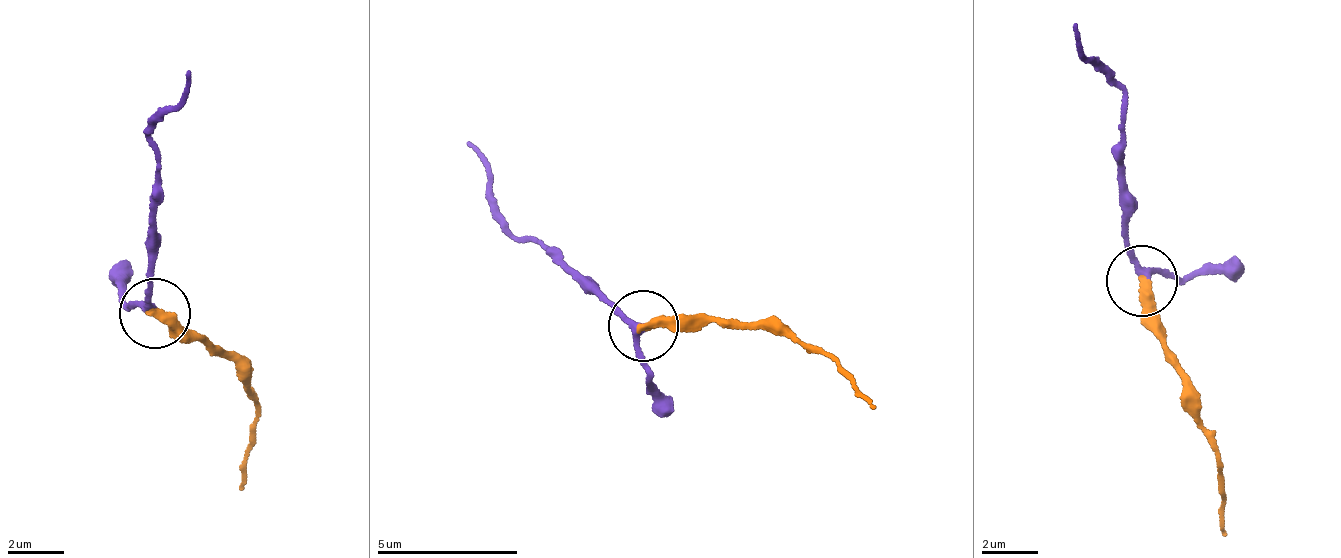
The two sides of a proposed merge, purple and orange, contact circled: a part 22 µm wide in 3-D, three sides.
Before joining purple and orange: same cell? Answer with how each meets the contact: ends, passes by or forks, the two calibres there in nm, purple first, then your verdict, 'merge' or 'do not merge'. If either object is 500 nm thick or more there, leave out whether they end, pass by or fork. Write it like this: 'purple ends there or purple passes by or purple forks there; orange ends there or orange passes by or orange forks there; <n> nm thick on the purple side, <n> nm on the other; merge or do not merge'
purple passes by; orange ends there; 220 nm thick on the purple side, 360 nm on the other; merge

